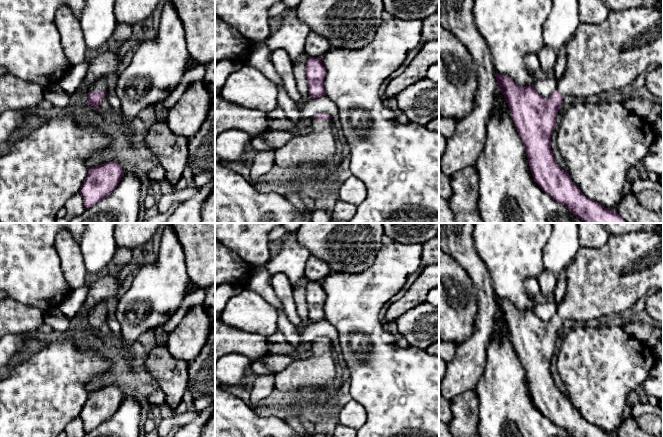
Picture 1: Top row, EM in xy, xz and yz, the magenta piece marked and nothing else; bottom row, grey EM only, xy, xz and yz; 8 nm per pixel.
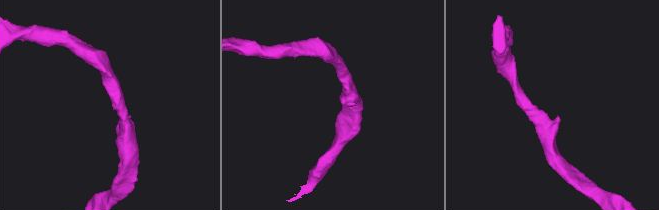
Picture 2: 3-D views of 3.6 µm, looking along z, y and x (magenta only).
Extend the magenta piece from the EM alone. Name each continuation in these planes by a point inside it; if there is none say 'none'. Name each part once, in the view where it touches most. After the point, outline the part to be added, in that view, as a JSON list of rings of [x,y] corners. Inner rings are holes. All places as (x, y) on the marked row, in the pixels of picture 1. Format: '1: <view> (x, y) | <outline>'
1: xy (100, 84) | [[[106,76],[98,78],[93,84],[89,86],[88,90],[90,92],[100,92],[100,91],[108,92],[108,84],[106,82]]]

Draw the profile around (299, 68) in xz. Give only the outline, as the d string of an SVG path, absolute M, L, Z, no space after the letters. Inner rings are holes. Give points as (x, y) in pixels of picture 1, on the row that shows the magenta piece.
M303 53L299 56L296 63L294 63L293 71L295 76L295 81L297 83L297 88L301 94L302 99L309 99L309 87L306 77L306 64L308 60L308 55Z

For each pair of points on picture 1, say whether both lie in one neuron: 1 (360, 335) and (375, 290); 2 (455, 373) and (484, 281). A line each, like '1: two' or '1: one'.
1: one
2: one

